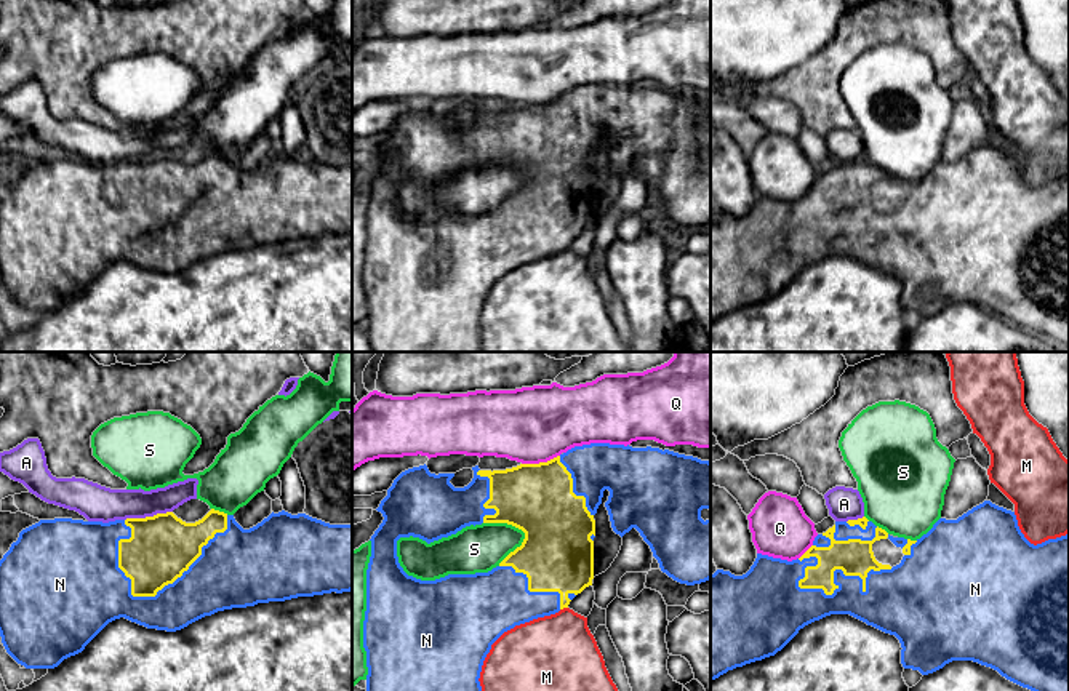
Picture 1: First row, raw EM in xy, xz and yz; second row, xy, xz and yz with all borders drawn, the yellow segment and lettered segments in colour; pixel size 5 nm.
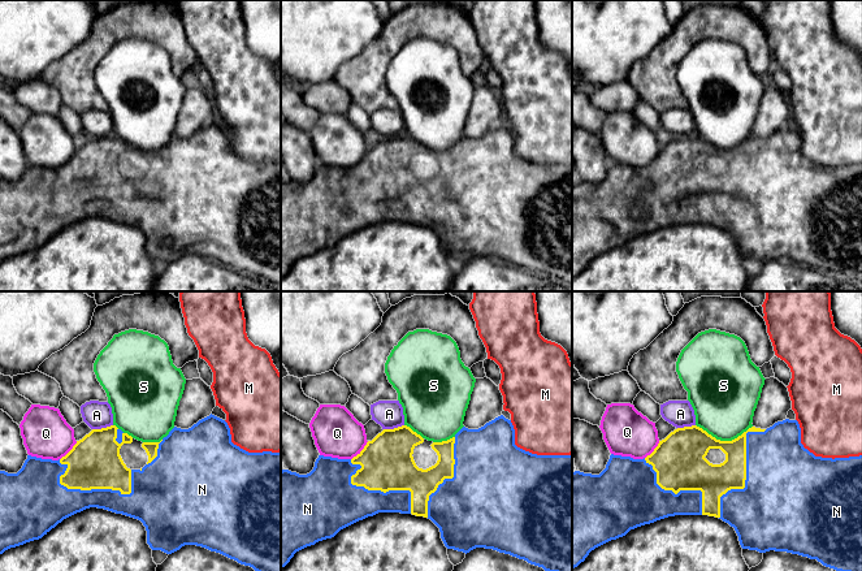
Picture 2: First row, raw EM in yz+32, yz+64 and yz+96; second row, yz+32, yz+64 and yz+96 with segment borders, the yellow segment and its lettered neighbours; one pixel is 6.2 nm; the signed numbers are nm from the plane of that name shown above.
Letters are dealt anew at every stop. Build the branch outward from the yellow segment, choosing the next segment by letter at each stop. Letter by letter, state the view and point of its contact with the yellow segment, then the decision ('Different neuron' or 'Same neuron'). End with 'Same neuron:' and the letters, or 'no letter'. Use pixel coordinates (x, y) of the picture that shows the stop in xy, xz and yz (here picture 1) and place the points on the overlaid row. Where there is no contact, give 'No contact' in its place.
A: Touches yellow at xy (148, 517). Different neuron
M: Touches yellow at xz (564, 607). Different neuron
N: Touches yellow at xy (188, 568). Same neuron
Q: Touches yellow at xz (540, 463). Different neuron
S: Touches yellow at xz (520, 528). Different neuron
Same neuron: N

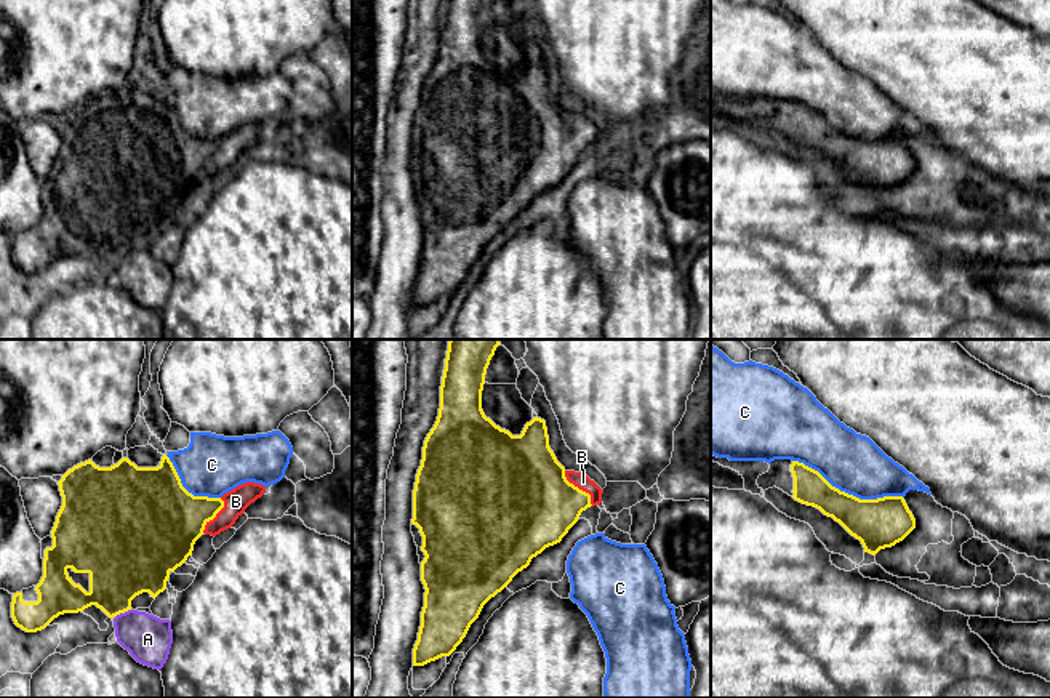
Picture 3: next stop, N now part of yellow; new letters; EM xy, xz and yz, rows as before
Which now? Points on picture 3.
A: Touches yellow at xy (122, 612). Different neuron
B: Touches yellow at xz (578, 489). Same neuron
C: Touches yellow at yz (847, 493). Different neuron
Same neuron: B

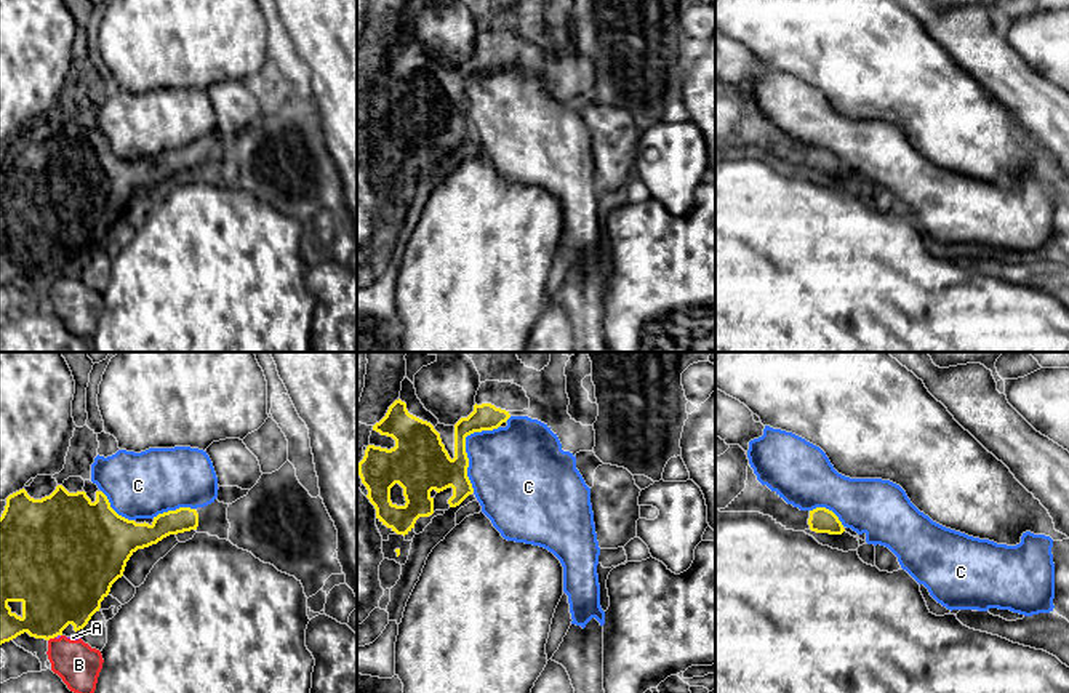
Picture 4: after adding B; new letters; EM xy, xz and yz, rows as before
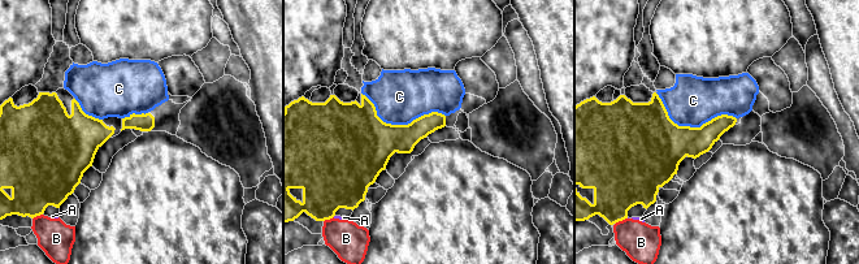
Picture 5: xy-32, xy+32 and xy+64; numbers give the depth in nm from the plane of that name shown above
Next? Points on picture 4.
A: Touches yellow at xy (58, 634). Different neuron
B: Touches yellow at xy (52, 637). Different neuron
C: Touches yellow at xz (464, 448). Different neuron
Same neuron: no letter

